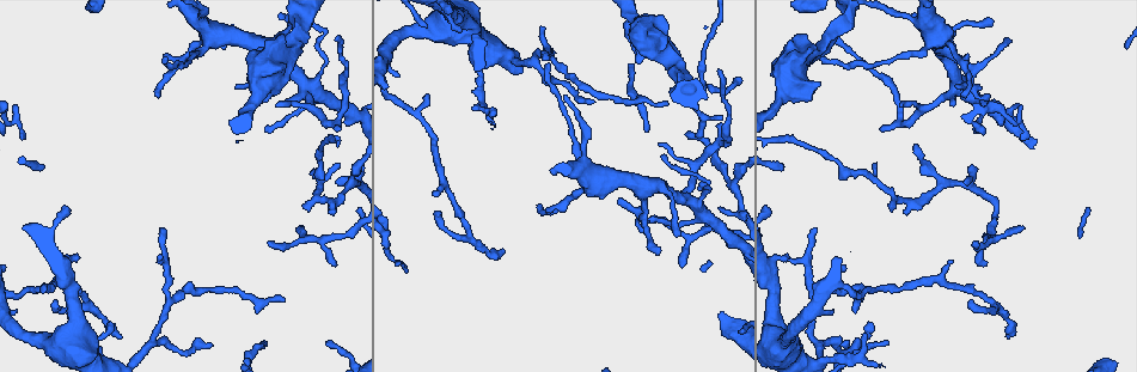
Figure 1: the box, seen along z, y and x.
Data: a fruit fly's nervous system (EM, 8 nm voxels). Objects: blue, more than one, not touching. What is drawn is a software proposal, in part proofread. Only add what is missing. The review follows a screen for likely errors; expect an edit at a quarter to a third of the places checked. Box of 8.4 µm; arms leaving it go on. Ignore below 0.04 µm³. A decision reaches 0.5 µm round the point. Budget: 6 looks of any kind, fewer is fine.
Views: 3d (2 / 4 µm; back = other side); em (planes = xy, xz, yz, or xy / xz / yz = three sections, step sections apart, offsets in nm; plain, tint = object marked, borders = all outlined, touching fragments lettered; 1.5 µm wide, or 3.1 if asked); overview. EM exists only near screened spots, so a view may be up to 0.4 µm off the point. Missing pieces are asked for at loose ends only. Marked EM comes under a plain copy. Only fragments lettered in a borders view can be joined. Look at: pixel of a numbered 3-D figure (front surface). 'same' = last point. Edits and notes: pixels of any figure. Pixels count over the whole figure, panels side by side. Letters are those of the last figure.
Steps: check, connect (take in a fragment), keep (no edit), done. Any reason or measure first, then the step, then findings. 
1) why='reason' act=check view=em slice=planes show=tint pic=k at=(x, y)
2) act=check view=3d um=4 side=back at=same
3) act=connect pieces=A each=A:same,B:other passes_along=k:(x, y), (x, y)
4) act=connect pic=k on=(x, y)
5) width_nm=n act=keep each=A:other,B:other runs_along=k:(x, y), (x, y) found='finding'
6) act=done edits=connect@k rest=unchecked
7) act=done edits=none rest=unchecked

why='an open end' act=check view=3d um=2 pic=1 at=(424, 96)

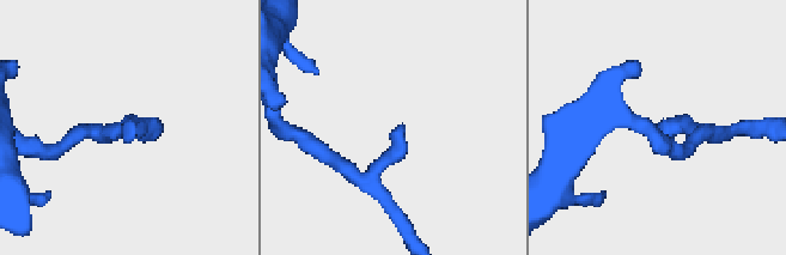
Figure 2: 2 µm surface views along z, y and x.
why='shape alone is not enough' act=check view=em slice=xz step=8 show=borders pic=2 at=(123, 136)

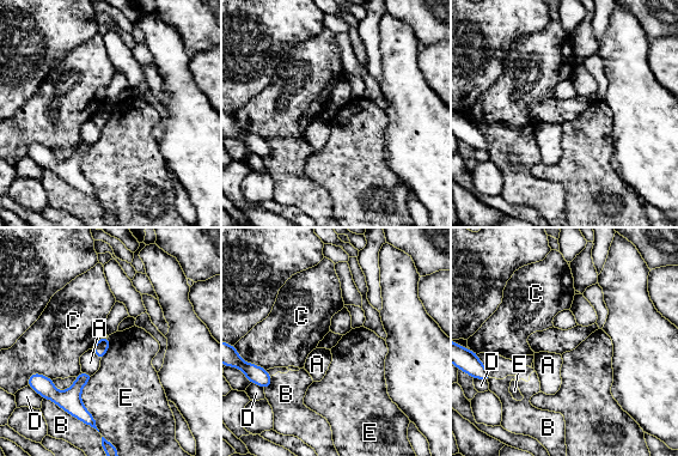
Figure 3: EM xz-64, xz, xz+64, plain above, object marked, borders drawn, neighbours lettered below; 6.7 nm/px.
width_nm=90 act=keep each=A:other,B:other,C:other,D:other,E:other found='no lettered fragment goes on from it'

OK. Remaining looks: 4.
why='branch stops here' act=check view=3d um=4 pic=1 at=(113, 323)

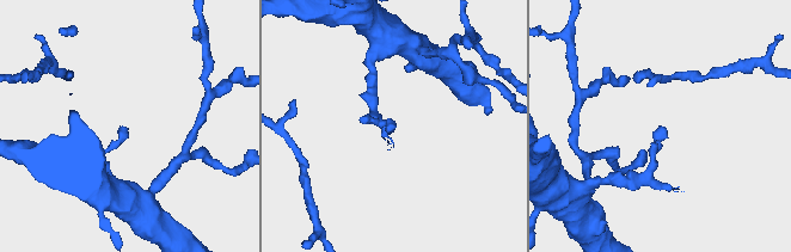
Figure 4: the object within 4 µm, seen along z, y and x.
why='now the EM' act=check view=em slice=planes show=borders pic=4 at=(396, 126)

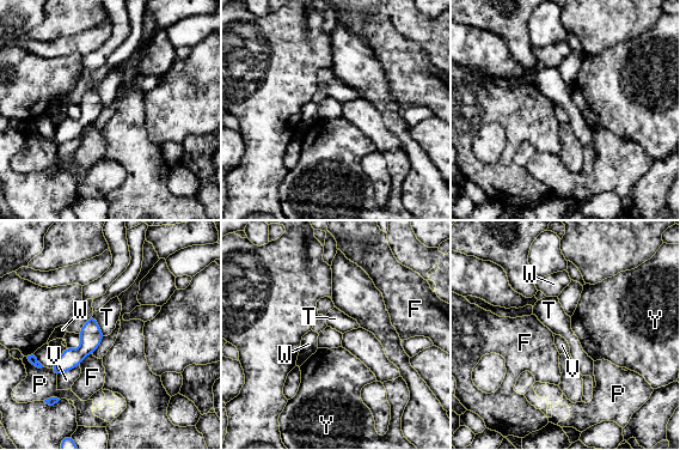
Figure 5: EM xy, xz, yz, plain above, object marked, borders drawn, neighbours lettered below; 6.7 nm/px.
act=keep each=F:other,P:other,T:other,V:other,W:other,Y:other found='no lettered fragment goes on from it'

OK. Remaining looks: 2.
act=done edits=none rest=unchecked

